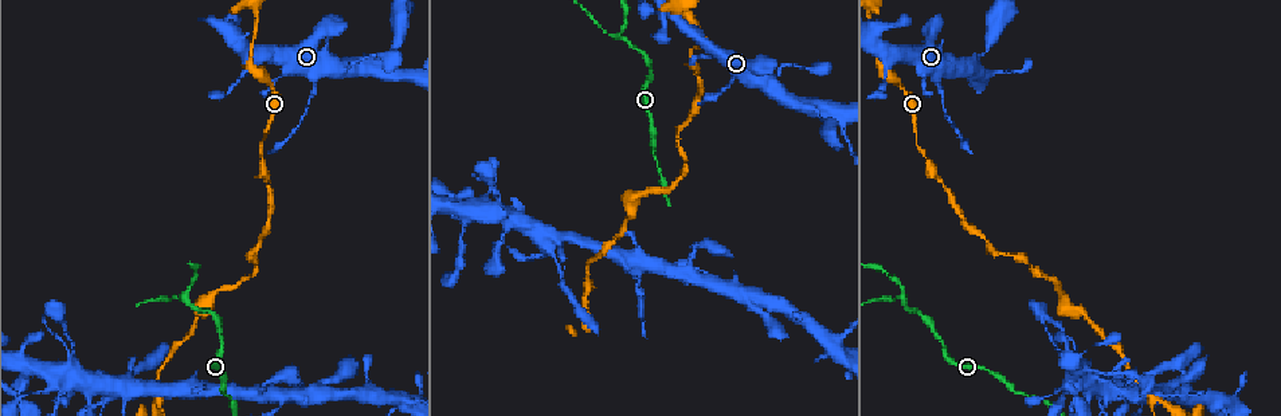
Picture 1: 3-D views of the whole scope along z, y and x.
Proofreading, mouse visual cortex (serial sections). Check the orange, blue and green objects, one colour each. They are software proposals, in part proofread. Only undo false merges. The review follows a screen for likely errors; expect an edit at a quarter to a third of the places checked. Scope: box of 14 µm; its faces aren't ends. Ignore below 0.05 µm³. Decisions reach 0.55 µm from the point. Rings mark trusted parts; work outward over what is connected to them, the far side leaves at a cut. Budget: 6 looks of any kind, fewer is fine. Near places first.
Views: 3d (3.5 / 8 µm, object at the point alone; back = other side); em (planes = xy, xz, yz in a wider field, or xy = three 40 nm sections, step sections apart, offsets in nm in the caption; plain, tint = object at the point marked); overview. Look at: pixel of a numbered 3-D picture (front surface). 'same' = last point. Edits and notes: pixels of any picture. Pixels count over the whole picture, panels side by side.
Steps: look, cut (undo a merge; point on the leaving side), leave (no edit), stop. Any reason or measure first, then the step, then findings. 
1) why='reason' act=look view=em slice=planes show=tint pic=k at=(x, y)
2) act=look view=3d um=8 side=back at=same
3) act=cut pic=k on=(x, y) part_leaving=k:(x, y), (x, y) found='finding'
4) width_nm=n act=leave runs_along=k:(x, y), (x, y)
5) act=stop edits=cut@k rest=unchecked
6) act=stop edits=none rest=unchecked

why='three arms meet' act=look view=3d um=8 pic=1 at=(977, 69)

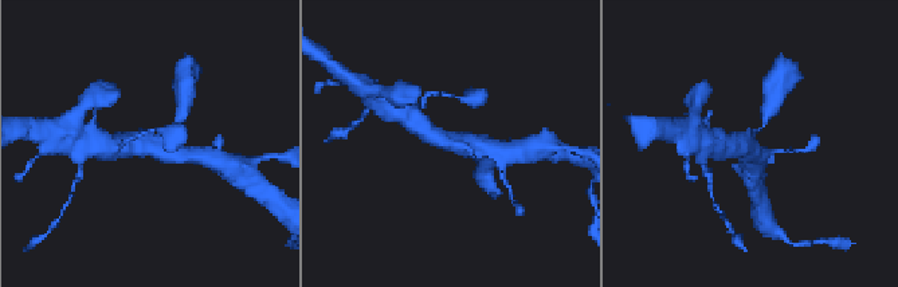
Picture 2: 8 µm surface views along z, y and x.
act=look view=3d um=3.5 pic=2 at=(751, 148)

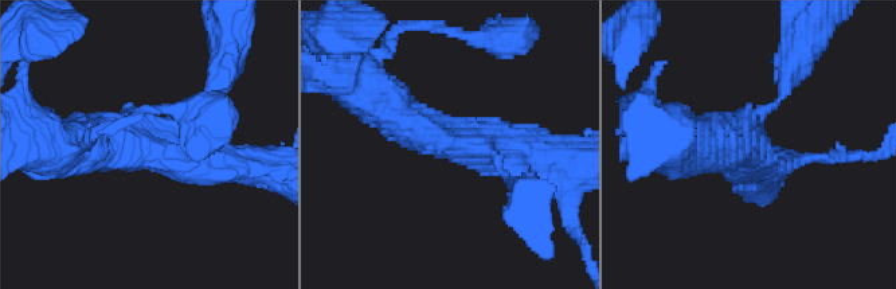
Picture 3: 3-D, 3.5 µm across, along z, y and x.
arms=3 arm_widths_nm=150,450,600 why='now the EM' act=look view=em slice=xy step=5 show=tint pic=3 at=(469, 142)

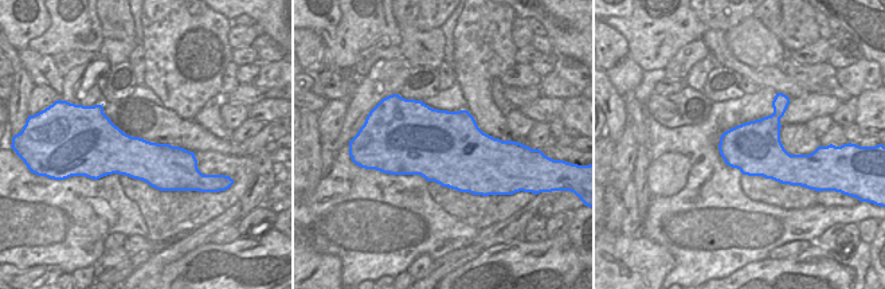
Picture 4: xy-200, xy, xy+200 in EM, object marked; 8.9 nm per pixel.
width_nm=650 act=leave runs_along=3:(388, 108), (492, 153), (516, 184) found='continuous, no second cell'

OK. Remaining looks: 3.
why='thick turns thin' act=look view=3d um=8 pic=1 at=(938, 91)

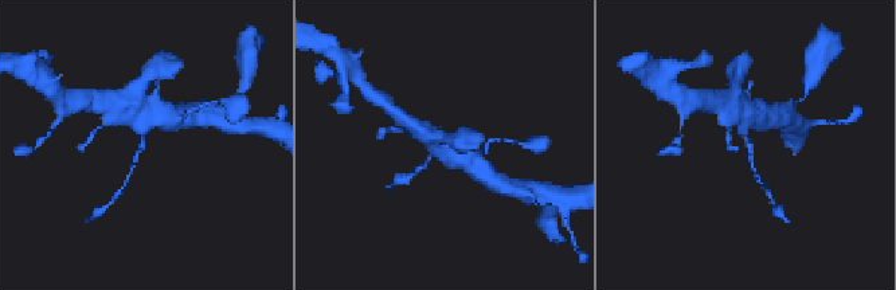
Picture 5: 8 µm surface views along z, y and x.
why='shape alone is not enough' act=look view=em slice=xy step=1 show=tint pic=5 at=(748, 143)

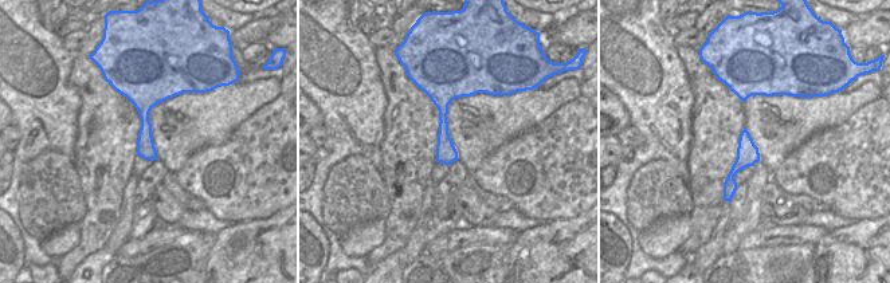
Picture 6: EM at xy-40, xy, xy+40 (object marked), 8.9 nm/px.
arm_widths_nm=100,500 act=cut pic=5 on=(750, 156) border=6:(148, 116), (141, 122) found='a second cell is stuck on'

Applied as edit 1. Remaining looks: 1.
act=stop edits=cut@5 rest=unchecked

